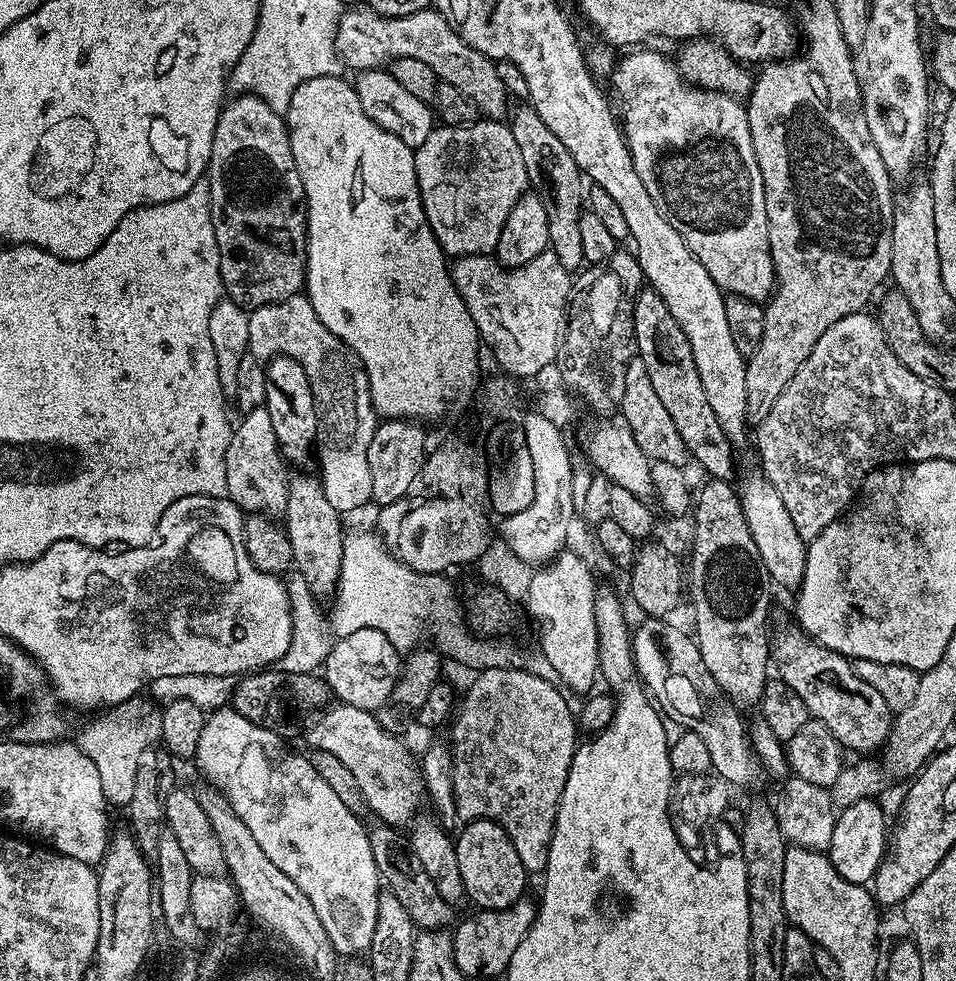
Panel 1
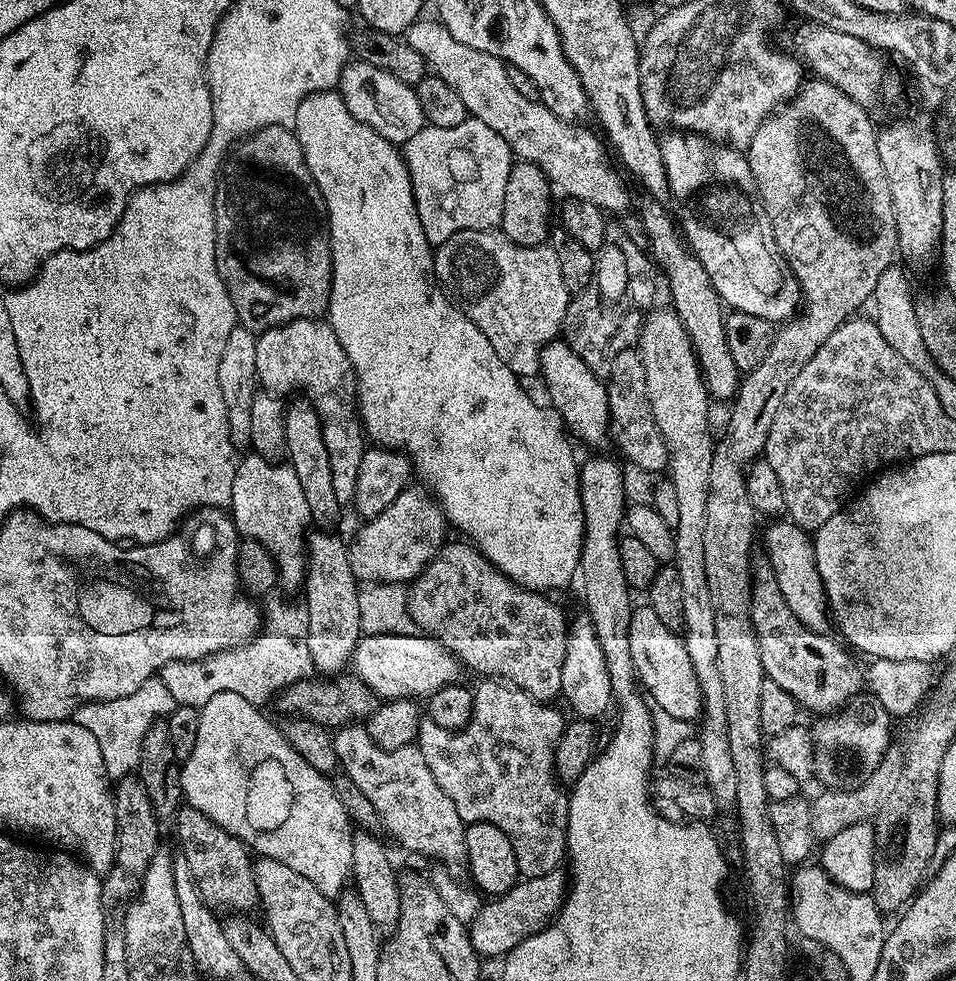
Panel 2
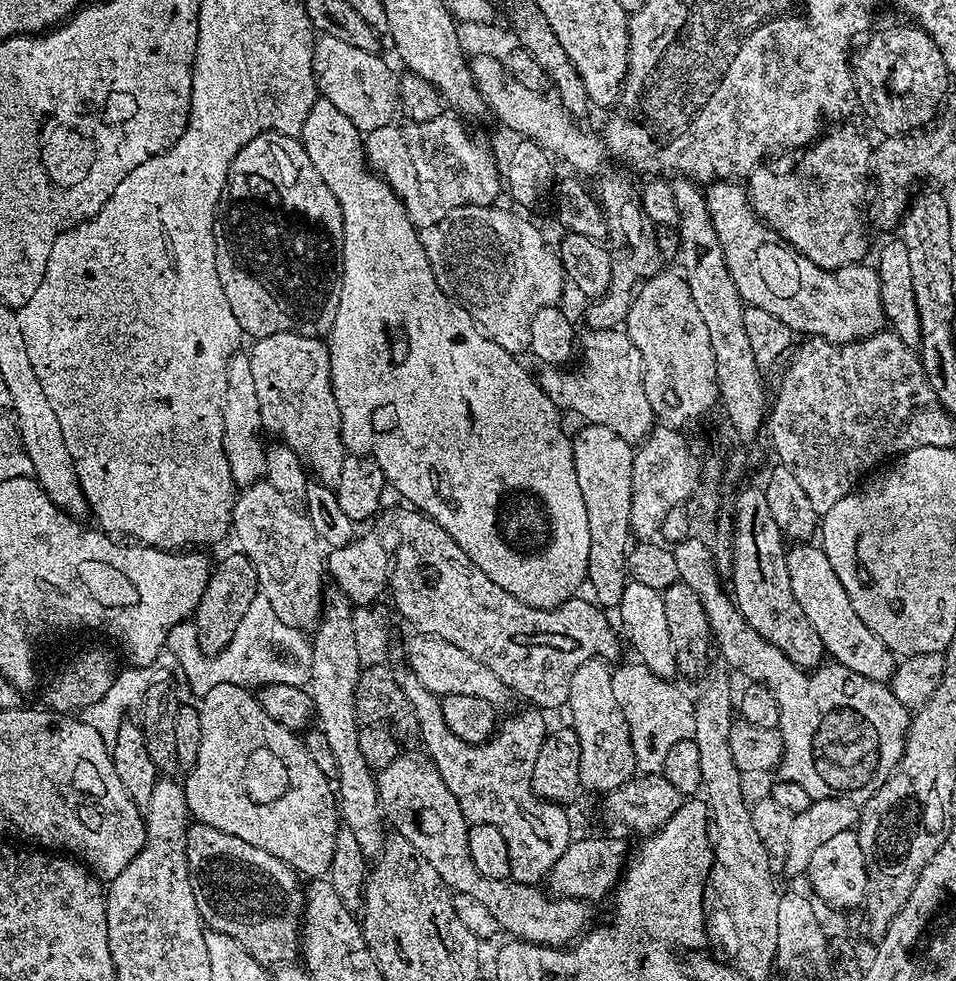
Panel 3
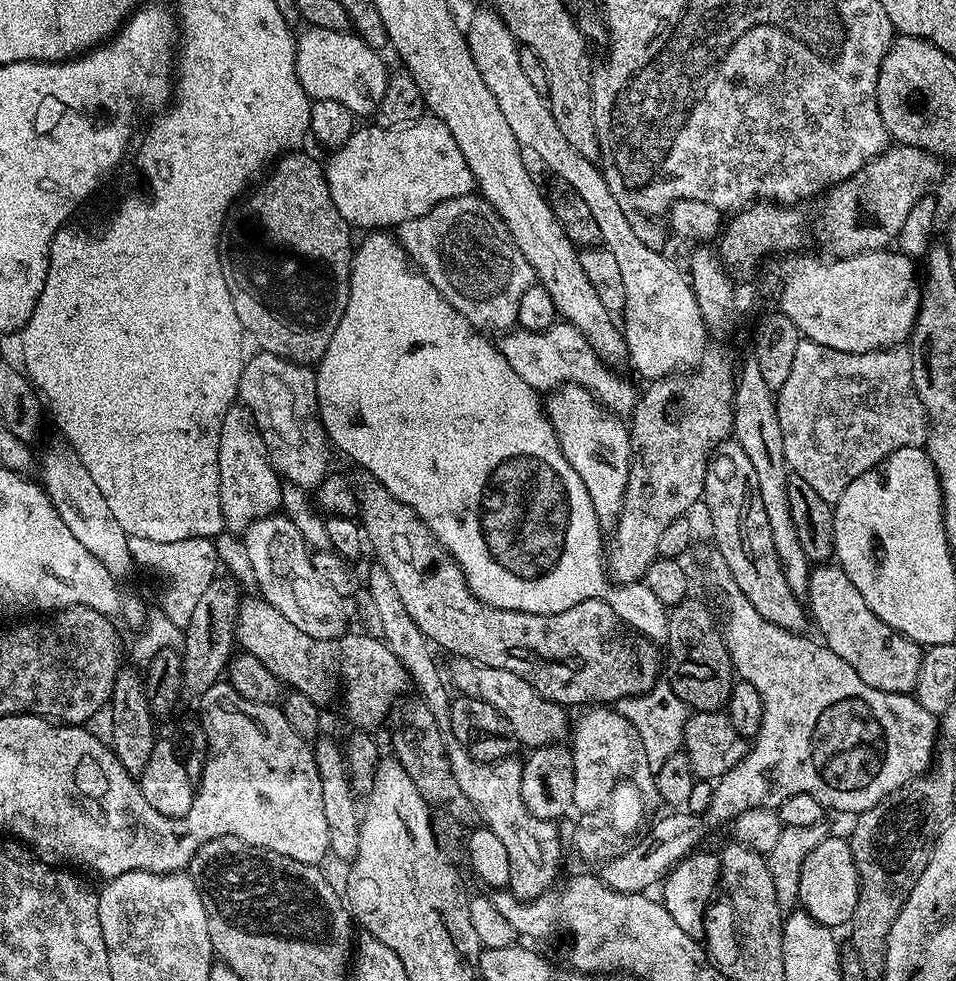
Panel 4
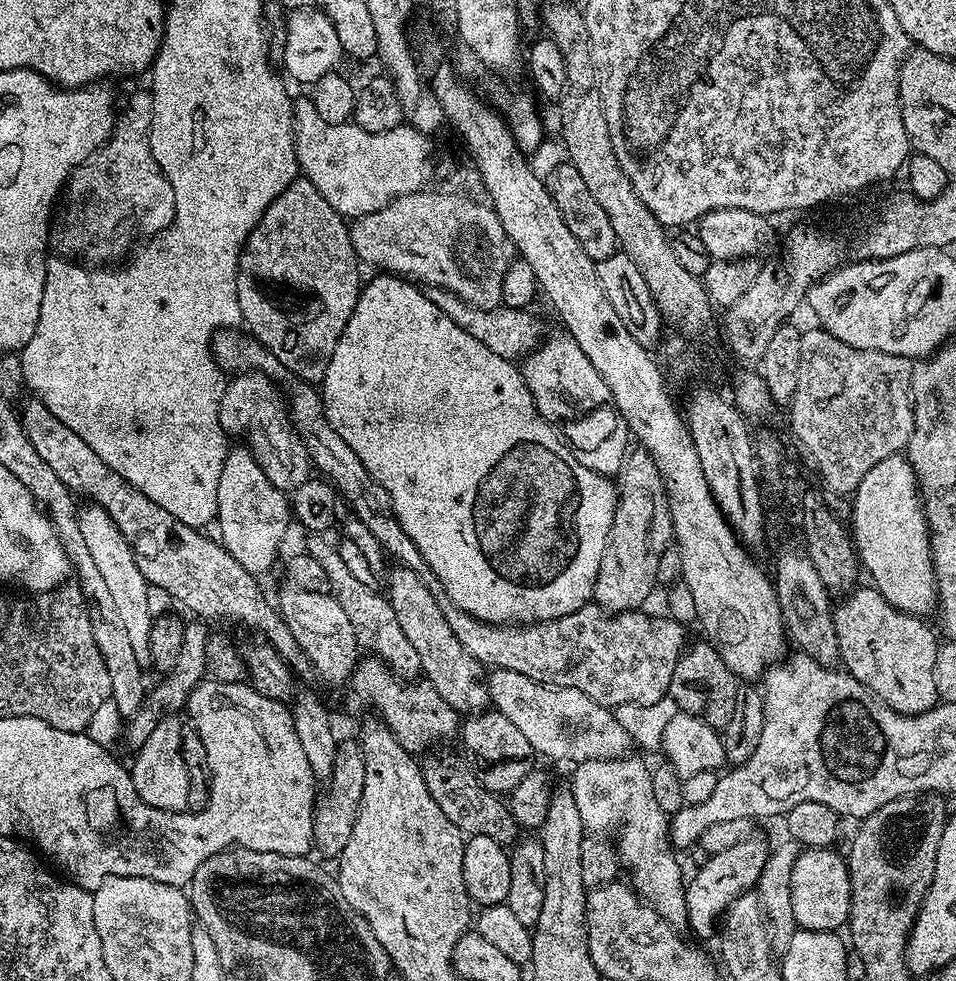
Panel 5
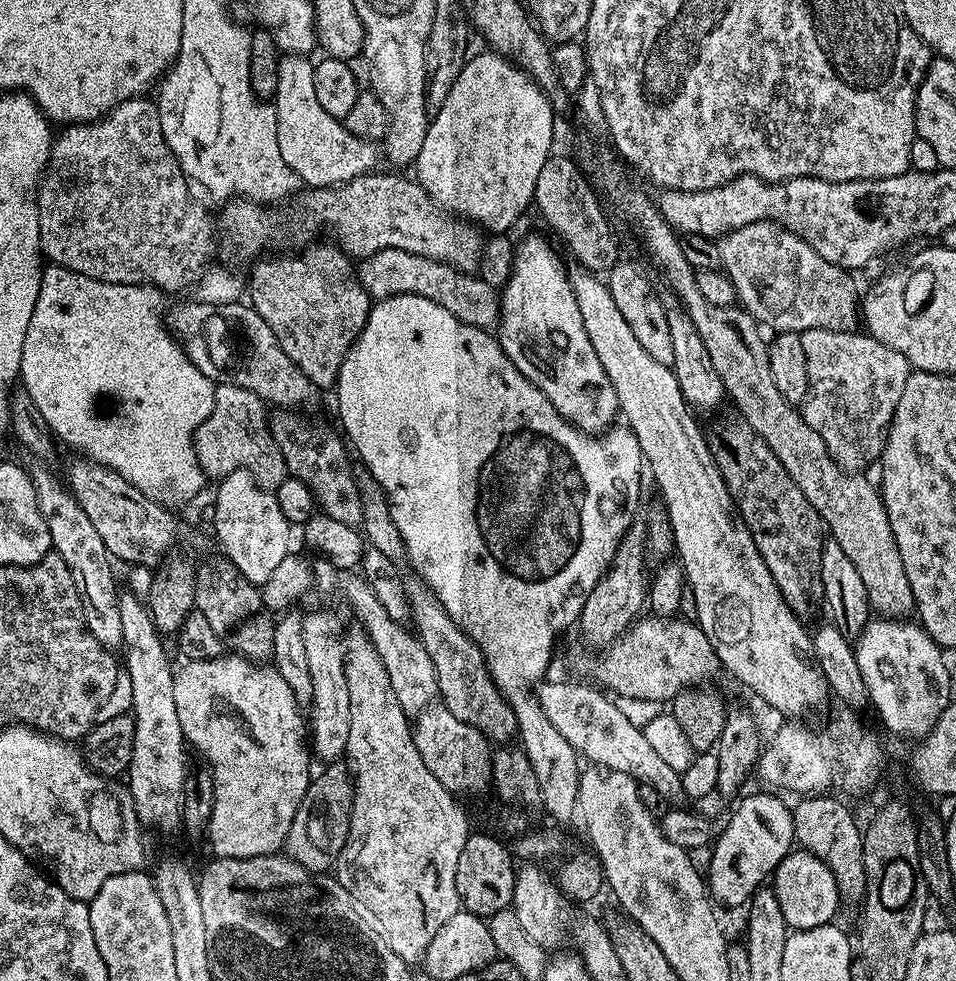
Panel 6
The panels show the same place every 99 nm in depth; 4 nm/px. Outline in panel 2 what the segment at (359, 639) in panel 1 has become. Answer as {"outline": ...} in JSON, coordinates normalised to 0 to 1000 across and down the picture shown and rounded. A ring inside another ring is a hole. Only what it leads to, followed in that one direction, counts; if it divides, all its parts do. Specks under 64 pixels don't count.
{"outline":[[[442,646],[378,647],[368,668],[366,681],[372,692],[381,696],[389,704],[390,710],[399,715],[447,712],[462,703],[462,699],[479,697],[483,693],[481,674],[456,652]]]}

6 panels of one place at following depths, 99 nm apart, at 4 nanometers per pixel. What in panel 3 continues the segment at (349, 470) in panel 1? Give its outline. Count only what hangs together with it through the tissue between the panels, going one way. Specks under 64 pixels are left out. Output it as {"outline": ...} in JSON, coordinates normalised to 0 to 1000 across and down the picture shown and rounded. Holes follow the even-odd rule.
{"outline":[[[300,338],[299,340],[273,343],[265,351],[268,352],[262,355],[262,378],[266,380],[266,393],[270,398],[270,418],[274,422],[276,440],[280,442],[286,440],[286,442],[289,443],[286,445],[288,445],[290,450],[295,451],[299,455],[303,455],[303,459],[308,459],[308,463],[312,463],[312,467],[318,472],[319,478],[321,478],[334,492],[339,493],[345,498],[351,498],[355,489],[358,488],[358,471],[362,464],[362,458],[358,451],[358,426],[354,422],[354,410],[349,406],[347,386],[345,385],[345,361],[343,360],[342,350],[340,350],[338,346],[329,343],[317,343],[316,340]]]}

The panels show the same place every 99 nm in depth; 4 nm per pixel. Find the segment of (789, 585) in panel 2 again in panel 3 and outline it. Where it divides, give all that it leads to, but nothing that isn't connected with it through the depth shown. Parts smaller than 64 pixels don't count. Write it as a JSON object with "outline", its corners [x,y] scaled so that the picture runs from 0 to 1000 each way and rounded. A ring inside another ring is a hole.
{"outline":[[[833,552],[823,560],[823,565],[822,581],[826,581],[826,598],[831,601],[831,610],[835,618],[839,618],[856,650],[860,650],[863,666],[873,676],[893,683],[893,687],[902,687],[902,691],[932,694],[939,676],[938,670],[906,638],[906,634],[897,630],[897,622],[893,622],[889,606],[885,606],[881,593],[877,593],[877,585],[872,585],[872,577],[868,577],[868,569],[864,569],[861,558],[849,552]]]}

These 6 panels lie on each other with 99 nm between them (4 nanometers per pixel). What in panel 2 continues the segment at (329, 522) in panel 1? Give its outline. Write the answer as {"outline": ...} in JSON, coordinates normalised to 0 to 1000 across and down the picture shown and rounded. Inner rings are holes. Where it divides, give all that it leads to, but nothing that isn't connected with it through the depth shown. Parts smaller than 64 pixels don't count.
{"outline":[[[326,540],[320,546],[320,582],[316,596],[316,616],[323,624],[324,669],[332,686],[347,691],[359,686],[368,676],[372,656],[377,653],[374,610],[377,599],[366,581],[364,555],[356,551],[347,540]]]}

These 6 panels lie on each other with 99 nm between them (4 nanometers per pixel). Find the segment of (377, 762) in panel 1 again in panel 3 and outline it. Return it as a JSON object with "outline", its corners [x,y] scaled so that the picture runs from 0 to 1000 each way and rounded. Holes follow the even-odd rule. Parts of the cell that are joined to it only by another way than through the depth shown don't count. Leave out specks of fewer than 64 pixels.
{"outline":[[[421,769],[408,777],[408,781],[392,788],[397,827],[409,847],[411,844],[417,855],[427,856],[429,862],[433,862],[433,866],[441,871],[454,887],[458,887],[458,895],[462,895],[470,907],[497,915],[516,934],[517,940],[521,940],[528,951],[531,949],[536,953],[532,955],[567,966],[589,967],[597,963],[604,953],[603,946],[610,947],[610,942],[615,938],[613,931],[603,930],[609,926],[608,918],[591,913],[568,913],[564,904],[543,901],[535,895],[522,897],[500,891],[500,883],[496,883],[496,875],[492,875],[492,837],[483,830],[479,813],[467,805],[467,797],[462,797],[456,784],[444,779],[430,775],[427,769]]]}

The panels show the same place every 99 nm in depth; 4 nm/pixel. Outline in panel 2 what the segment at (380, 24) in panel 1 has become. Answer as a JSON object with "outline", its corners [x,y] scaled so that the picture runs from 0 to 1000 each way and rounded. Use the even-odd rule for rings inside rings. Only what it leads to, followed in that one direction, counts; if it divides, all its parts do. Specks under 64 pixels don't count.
{"outline":[[[447,18],[434,20],[427,29],[425,40],[429,47],[433,47],[433,51],[437,51],[437,55],[441,55],[445,66],[455,76],[460,77],[462,84],[467,84],[467,88],[471,88],[475,96],[479,96],[479,100],[483,100],[483,108],[487,108],[493,121],[508,124],[508,128],[513,128],[517,137],[525,137],[527,144],[536,151],[537,160],[562,167],[573,180],[574,187],[591,196],[589,198],[591,201],[609,202],[609,206],[621,206],[621,210],[631,212],[636,218],[653,216],[660,210],[661,200],[657,197],[656,190],[632,168],[632,159],[628,156],[627,149],[607,131],[607,128],[584,120],[566,106],[564,101],[555,102],[549,100],[547,96],[542,96],[538,84],[533,84],[529,77],[528,62],[504,51],[483,47],[483,43],[479,43],[479,39],[475,39],[475,35],[471,35],[471,31],[467,31],[464,24],[452,20]]]}

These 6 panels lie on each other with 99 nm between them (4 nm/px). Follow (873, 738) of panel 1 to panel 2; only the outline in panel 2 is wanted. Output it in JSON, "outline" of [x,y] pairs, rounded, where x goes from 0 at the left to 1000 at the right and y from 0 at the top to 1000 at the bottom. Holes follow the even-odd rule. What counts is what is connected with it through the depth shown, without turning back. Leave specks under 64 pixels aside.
{"outline":[[[799,569],[792,570],[787,580],[786,626],[800,690],[814,695],[840,725],[842,722],[853,728],[873,728],[901,708],[906,693],[902,681],[895,678],[896,670],[878,651],[869,652],[869,647],[849,644],[826,626],[814,589],[810,589],[810,581]]]}

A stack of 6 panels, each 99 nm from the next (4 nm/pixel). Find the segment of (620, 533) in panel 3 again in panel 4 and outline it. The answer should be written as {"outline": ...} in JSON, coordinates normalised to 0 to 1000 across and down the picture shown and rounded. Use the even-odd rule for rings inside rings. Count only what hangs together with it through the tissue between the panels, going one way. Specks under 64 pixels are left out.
{"outline":[[[588,391],[572,405],[571,423],[582,439],[584,455],[600,475],[600,483],[609,487],[609,495],[617,504],[621,524],[626,524],[629,539],[644,537],[651,524],[651,512],[655,508],[655,491],[659,483],[661,456],[657,445],[658,433],[647,423],[637,420],[623,409],[622,404],[604,391]]]}

